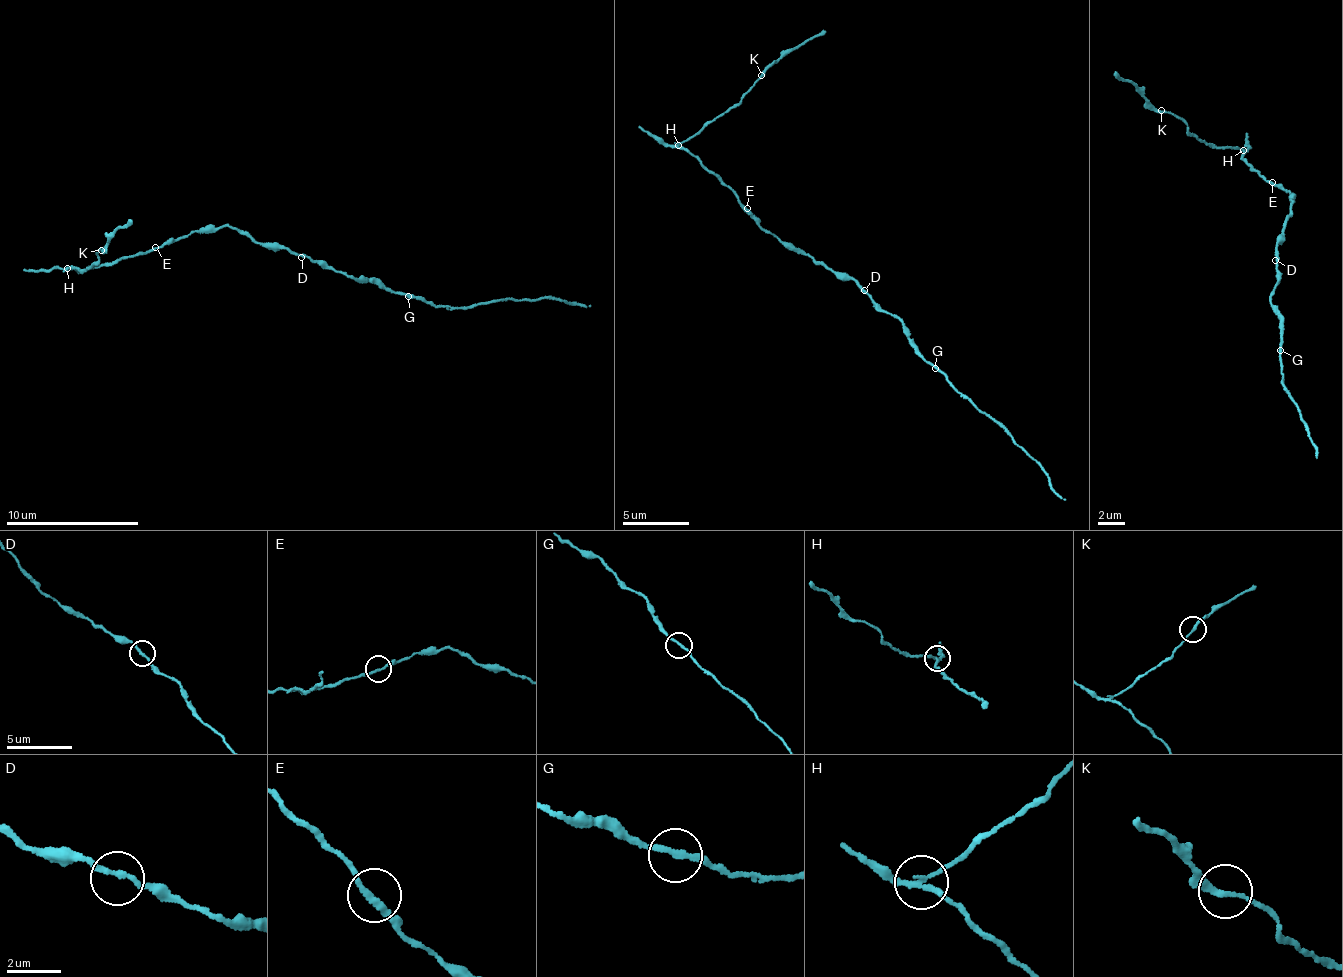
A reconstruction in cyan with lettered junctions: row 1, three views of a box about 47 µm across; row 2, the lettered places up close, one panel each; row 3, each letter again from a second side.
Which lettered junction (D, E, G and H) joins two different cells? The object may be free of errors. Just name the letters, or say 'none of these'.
H

